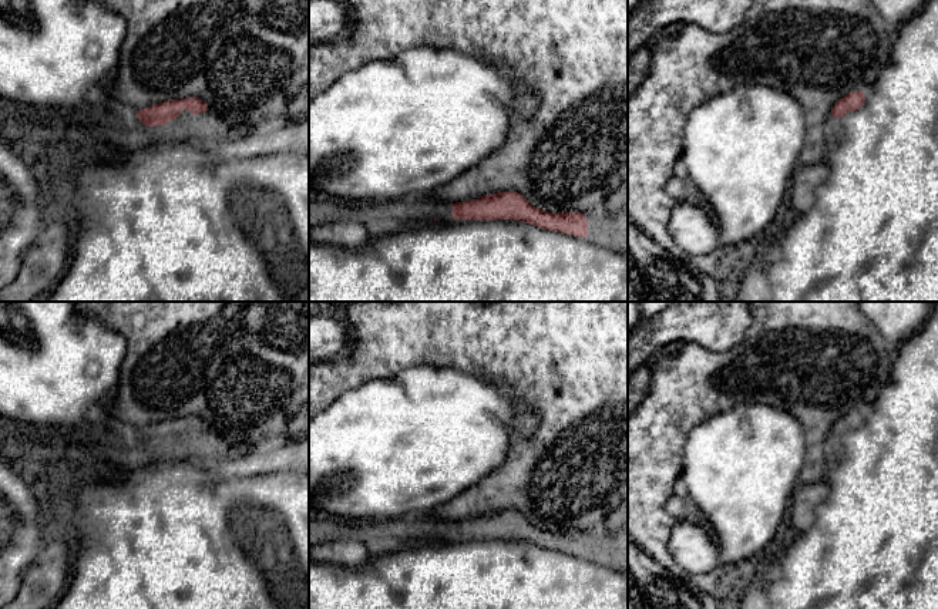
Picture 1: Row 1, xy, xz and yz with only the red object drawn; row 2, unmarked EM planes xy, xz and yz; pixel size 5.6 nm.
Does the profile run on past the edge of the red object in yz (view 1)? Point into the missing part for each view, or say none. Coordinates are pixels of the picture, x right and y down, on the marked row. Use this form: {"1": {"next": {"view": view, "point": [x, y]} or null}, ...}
{"1": {"next": null}}

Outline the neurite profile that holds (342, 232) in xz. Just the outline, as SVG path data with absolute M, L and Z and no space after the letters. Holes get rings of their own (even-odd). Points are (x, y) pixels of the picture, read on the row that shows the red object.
M332 219L309 228L309 242L317 245L337 245L359 248L370 239L366 225L347 219Z

